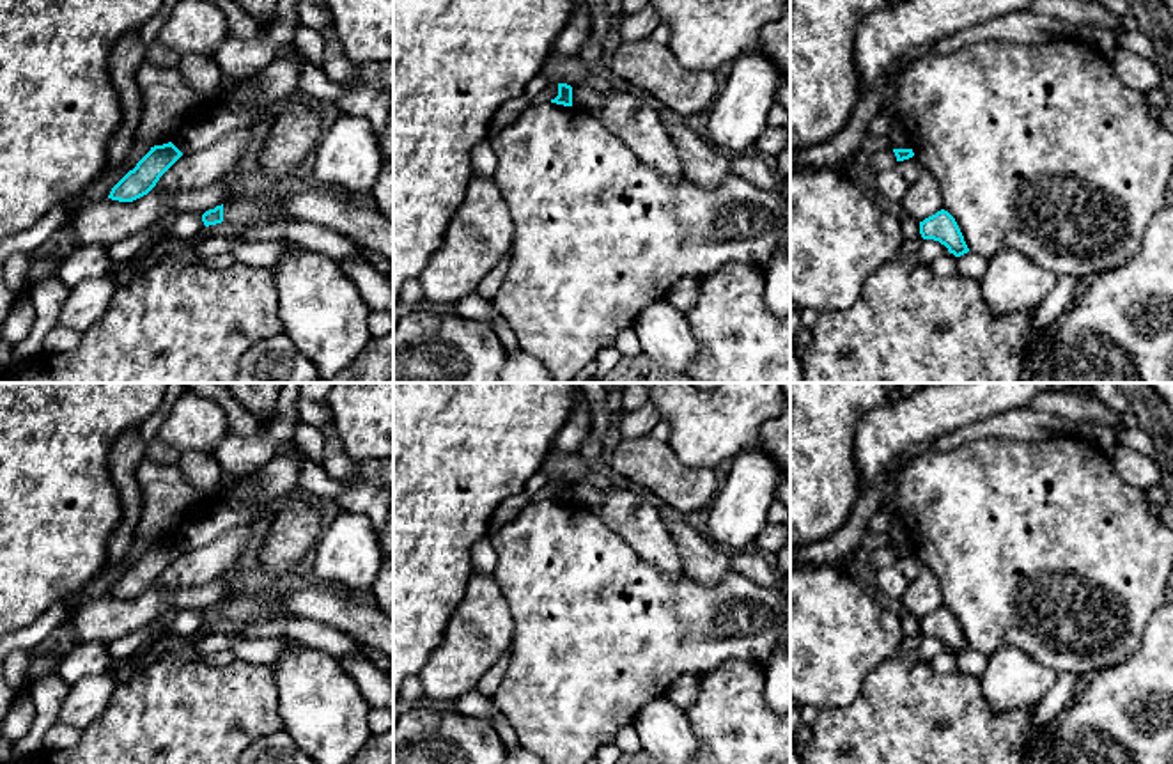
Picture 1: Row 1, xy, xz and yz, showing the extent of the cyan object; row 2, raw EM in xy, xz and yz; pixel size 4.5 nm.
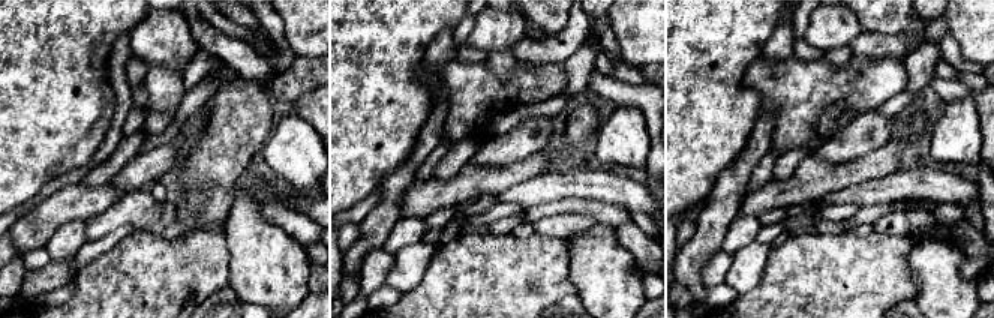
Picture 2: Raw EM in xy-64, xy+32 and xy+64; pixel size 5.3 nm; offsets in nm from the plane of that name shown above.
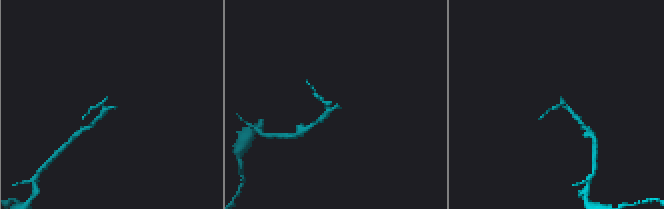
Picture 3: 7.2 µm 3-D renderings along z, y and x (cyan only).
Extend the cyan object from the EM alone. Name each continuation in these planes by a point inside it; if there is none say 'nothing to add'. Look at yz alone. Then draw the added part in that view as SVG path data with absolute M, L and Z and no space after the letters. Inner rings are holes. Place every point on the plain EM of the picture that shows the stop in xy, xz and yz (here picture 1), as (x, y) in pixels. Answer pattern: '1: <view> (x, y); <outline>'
nothing to add

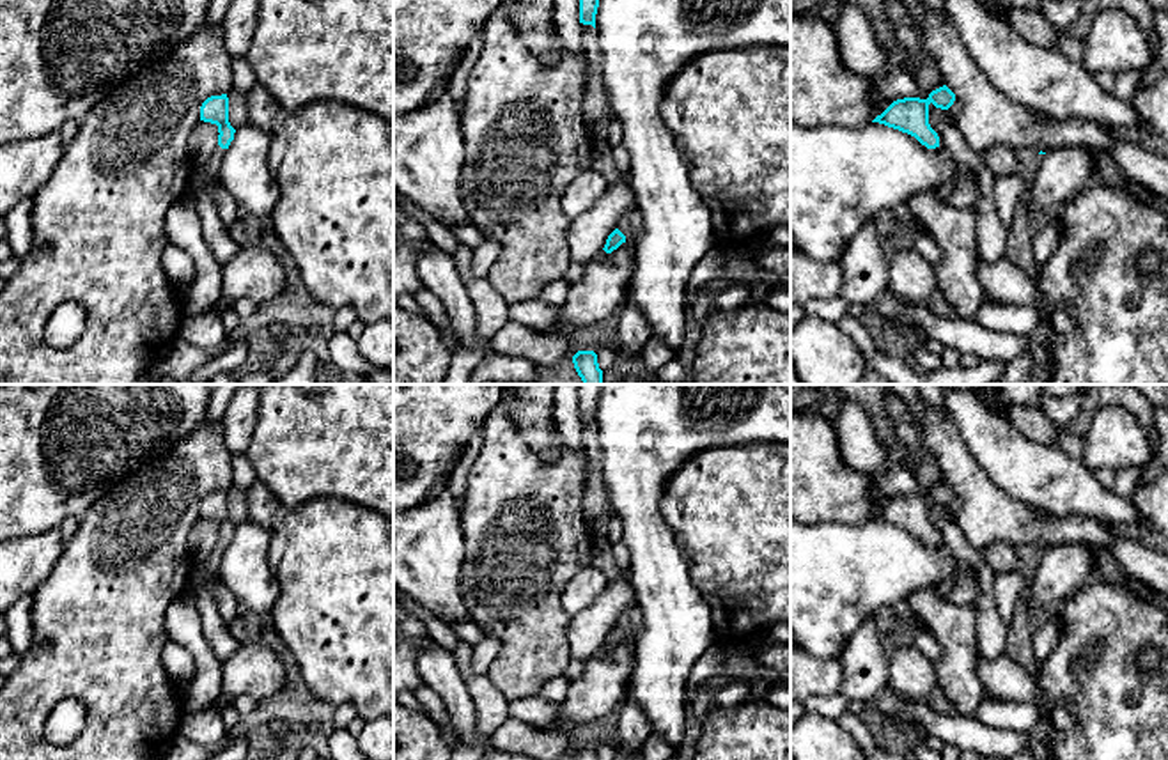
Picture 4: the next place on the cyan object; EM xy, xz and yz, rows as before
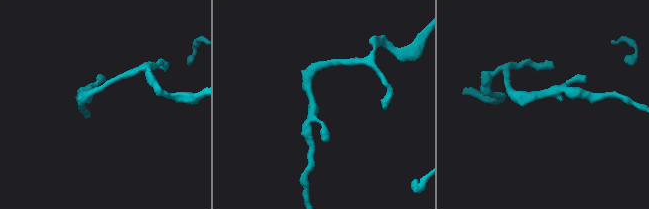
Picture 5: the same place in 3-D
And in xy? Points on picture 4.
1: xy (210, 566); M216 542L211 554L206 560L202 560L204 574L211 576L213 579L220 579L218 578L218 567L220 567L220 560L222 560L222 554L223 554L225 547L227 546L222 546L220 542Z

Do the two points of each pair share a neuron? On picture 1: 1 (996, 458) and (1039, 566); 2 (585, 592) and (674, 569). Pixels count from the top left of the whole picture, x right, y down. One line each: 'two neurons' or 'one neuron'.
1: one neuron
2: two neurons

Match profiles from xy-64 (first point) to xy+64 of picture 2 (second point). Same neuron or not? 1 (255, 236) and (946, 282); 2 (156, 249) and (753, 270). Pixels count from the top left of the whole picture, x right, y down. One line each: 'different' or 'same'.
1: same
2: different

